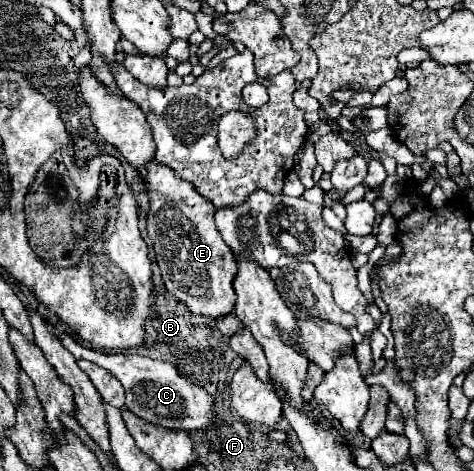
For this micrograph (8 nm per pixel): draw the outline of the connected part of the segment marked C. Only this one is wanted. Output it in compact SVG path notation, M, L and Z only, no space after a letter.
M55 326L53 332L57 334L61 344L75 358L85 358L89 362L95 362L97 366L107 368L115 378L121 380L121 386L125 388L125 406L133 414L137 414L139 418L143 418L147 422L153 420L153 424L159 424L163 428L184 430L186 432L205 429L215 422L215 398L211 394L207 394L201 386L195 386L189 380L181 378L171 364L161 362L161 360L151 360L151 358L131 354L131 352L105 354L105 352L85 348L79 342L75 342L65 332L63 326Z

